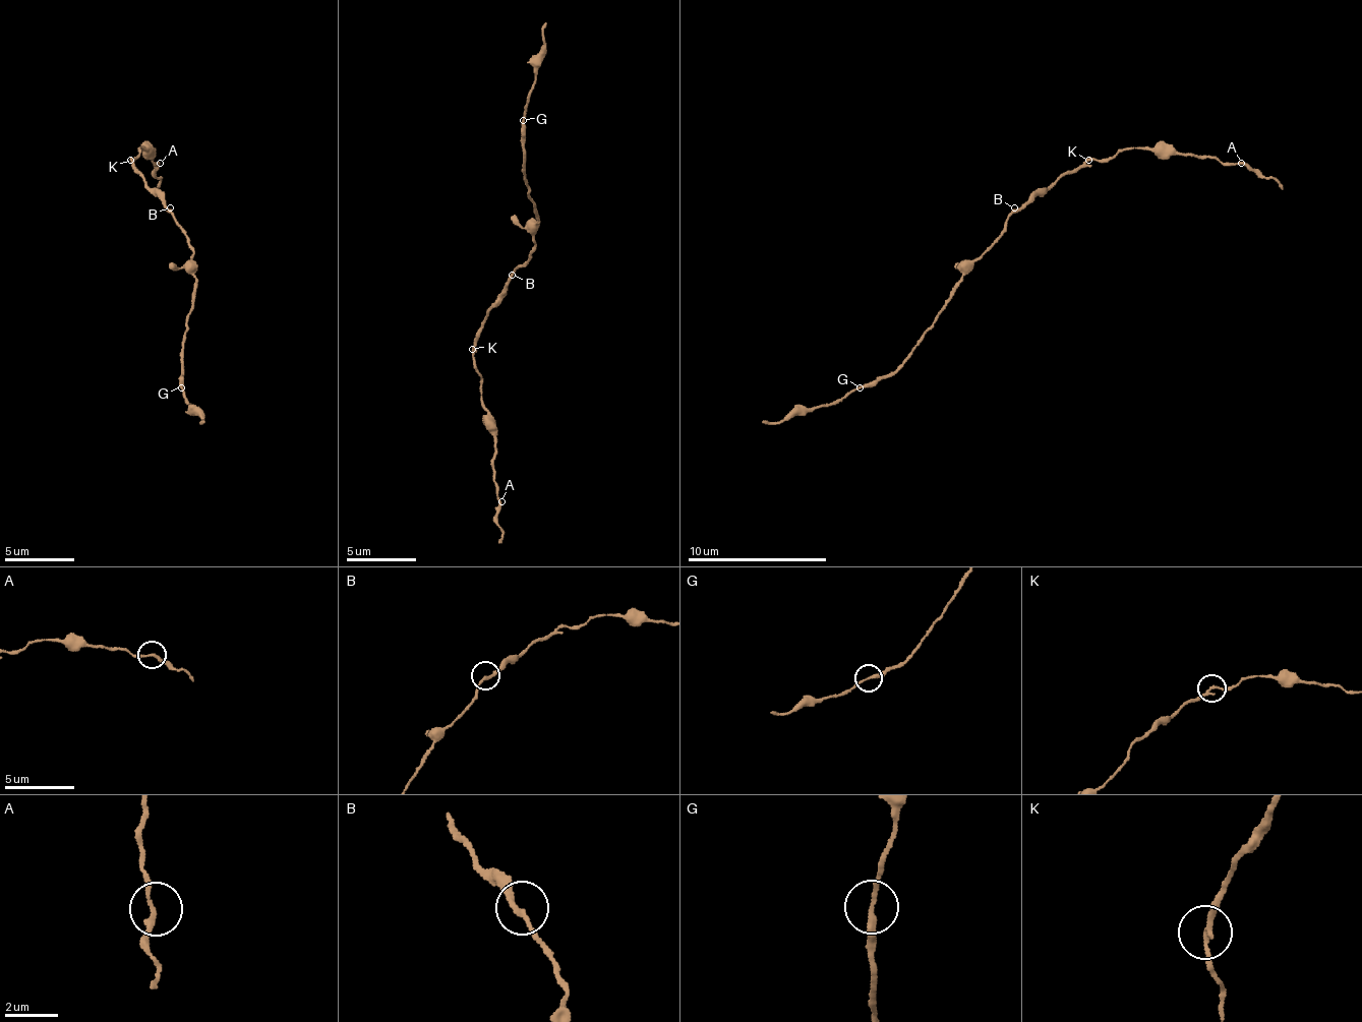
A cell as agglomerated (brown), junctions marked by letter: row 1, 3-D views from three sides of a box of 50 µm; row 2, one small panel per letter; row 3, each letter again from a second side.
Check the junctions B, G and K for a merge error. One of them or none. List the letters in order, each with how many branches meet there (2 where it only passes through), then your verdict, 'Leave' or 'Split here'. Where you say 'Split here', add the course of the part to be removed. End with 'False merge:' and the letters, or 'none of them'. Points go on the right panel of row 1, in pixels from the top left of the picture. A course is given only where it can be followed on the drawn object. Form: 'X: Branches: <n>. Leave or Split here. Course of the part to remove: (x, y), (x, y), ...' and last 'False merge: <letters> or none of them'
B: Branches: 2. Leave
G: Branches: 2. Leave
K: Branches: 2. Split here. Course of the part to remove: (1087, 159), (1109, 159), (1126, 148), (1165, 148), (1178, 156), (1217, 156), (1224, 163), (1248, 163), (1283, 190)
False merge: K

